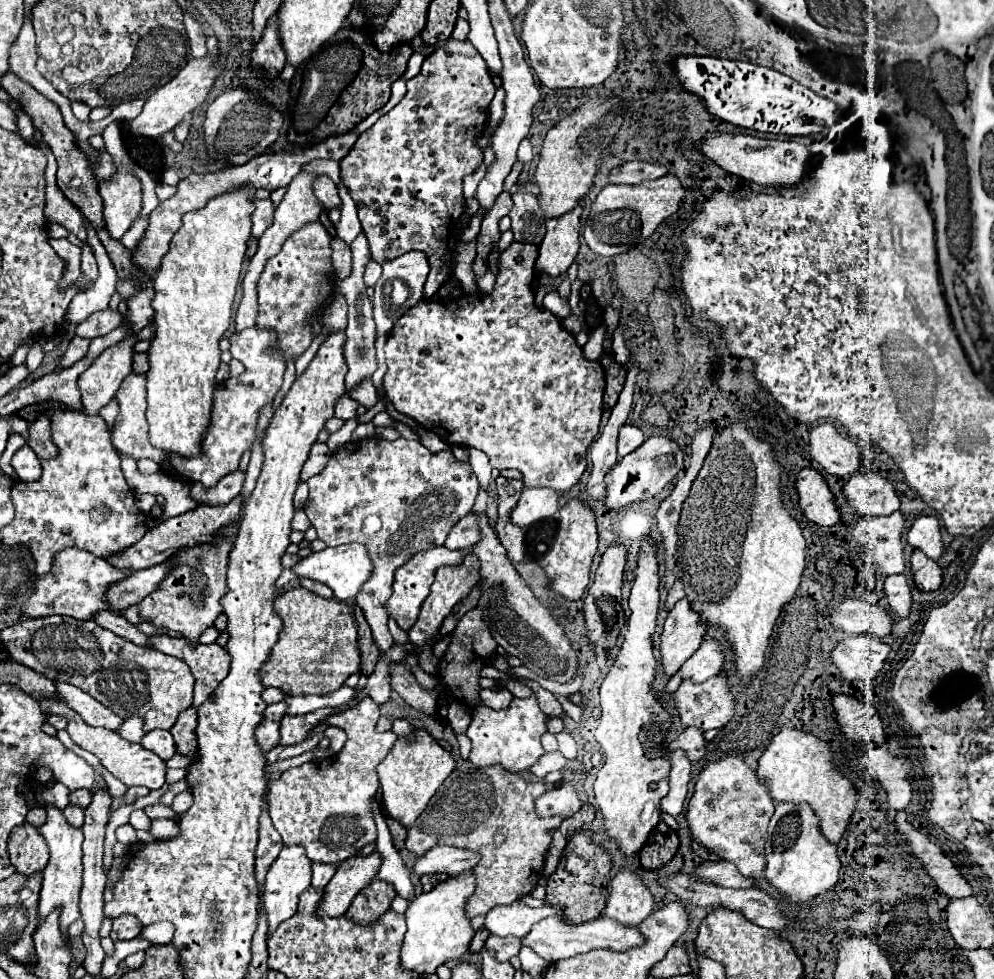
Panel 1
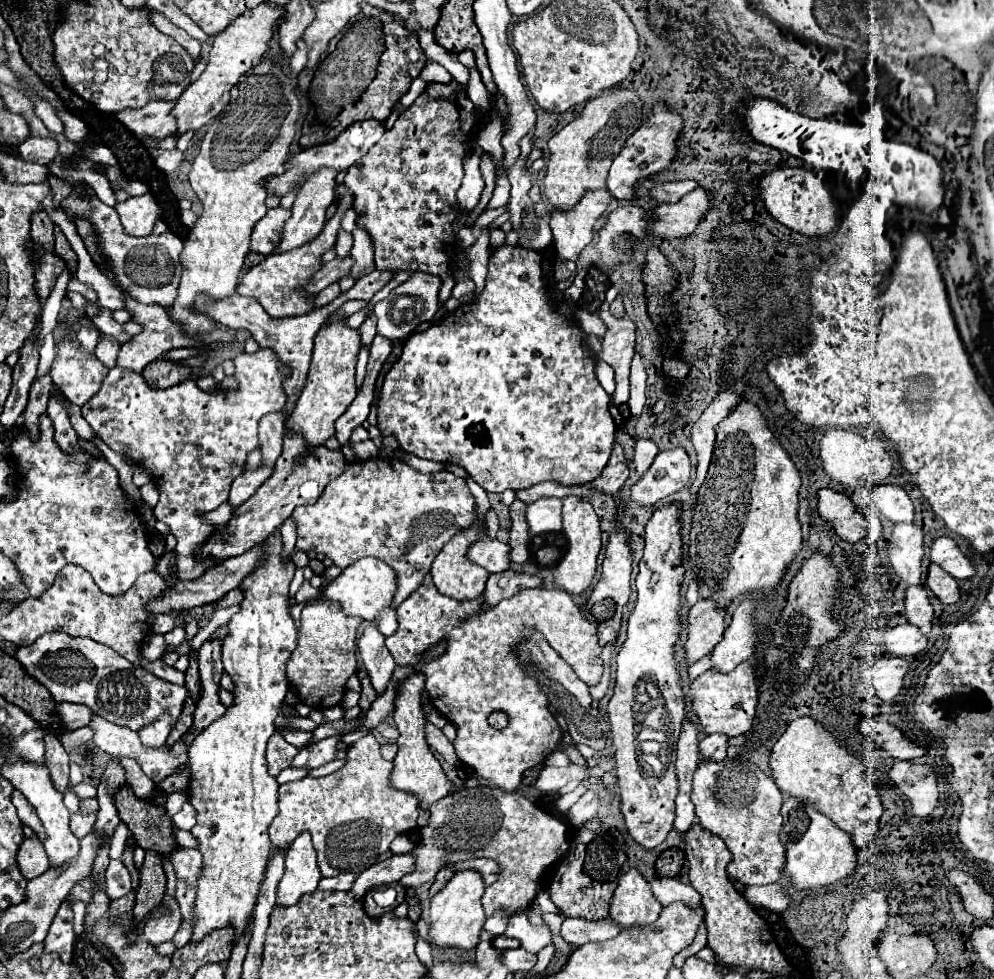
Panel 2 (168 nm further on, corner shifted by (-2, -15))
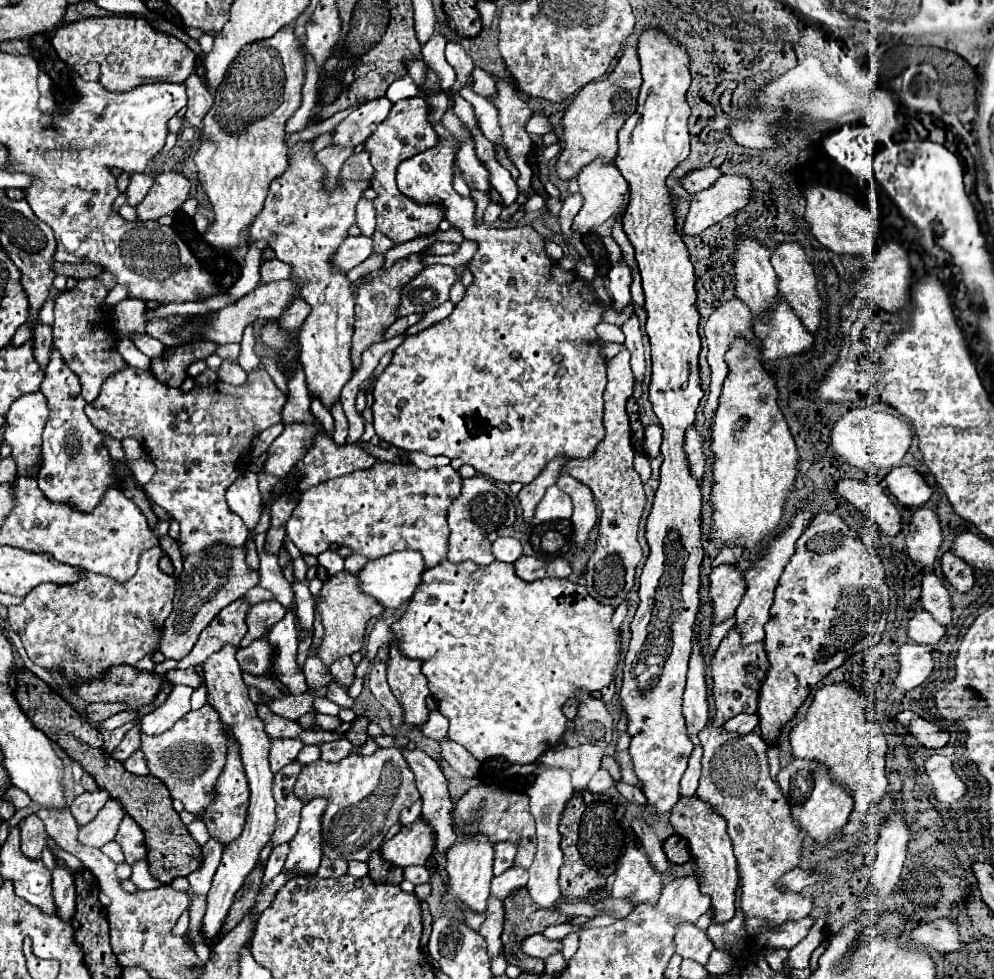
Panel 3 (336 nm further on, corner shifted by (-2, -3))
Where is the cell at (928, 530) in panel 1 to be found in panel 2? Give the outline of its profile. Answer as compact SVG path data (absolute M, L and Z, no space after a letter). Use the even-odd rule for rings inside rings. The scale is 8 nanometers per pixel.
M937 537L929 549L931 563L943 567L955 579L967 579L975 573L969 557L949 537Z

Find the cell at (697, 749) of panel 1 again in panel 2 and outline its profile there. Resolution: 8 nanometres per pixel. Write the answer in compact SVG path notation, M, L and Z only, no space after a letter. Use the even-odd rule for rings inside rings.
M707 735L699 741L699 755L701 759L711 761L723 761L727 757L727 737L725 735Z

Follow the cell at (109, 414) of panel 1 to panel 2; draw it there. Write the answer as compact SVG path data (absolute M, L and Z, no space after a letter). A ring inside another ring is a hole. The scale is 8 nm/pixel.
M223 503L223 505L219 505L217 509L213 509L213 511L209 511L209 513L203 513L203 521L205 523L211 523L211 525L223 525L223 523L227 523L227 519L231 519L231 505L229 503Z

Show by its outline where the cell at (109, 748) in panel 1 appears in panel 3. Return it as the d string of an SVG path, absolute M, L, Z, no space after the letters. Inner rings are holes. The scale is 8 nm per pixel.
M135 751L135 753L127 759L127 771L133 773L133 775L149 775L147 761L145 761L143 751Z

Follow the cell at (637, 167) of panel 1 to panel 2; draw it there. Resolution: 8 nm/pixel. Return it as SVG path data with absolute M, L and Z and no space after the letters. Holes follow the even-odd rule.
M673 181L673 183L655 183L653 189L649 191L649 195L655 199L655 201L667 201L667 203L675 203L679 201L685 193L693 191L697 187L695 181Z

